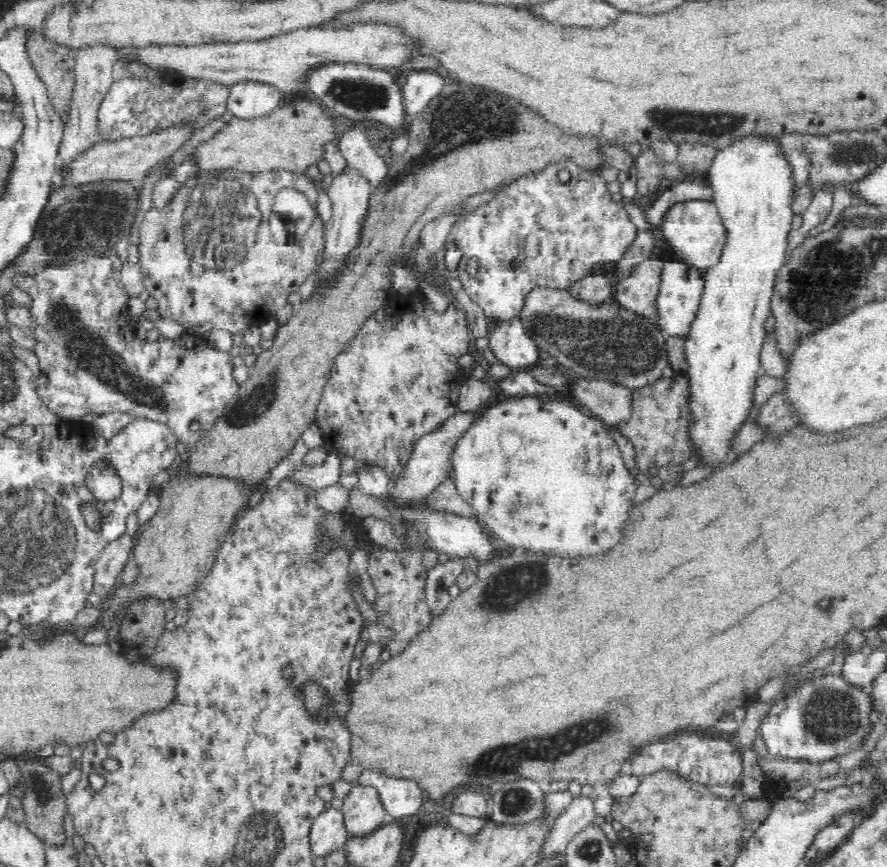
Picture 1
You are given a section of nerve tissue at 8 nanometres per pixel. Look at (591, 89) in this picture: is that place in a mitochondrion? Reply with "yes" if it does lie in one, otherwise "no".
no

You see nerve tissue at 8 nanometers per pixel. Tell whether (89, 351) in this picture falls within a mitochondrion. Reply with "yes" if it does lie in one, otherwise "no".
yes

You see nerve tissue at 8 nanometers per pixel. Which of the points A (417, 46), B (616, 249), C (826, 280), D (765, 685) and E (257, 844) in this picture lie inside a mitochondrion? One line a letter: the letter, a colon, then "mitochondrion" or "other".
A: other
B: other
C: mitochondrion
D: other
E: mitochondrion

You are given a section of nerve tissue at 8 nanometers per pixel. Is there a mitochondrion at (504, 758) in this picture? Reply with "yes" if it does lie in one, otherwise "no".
yes

